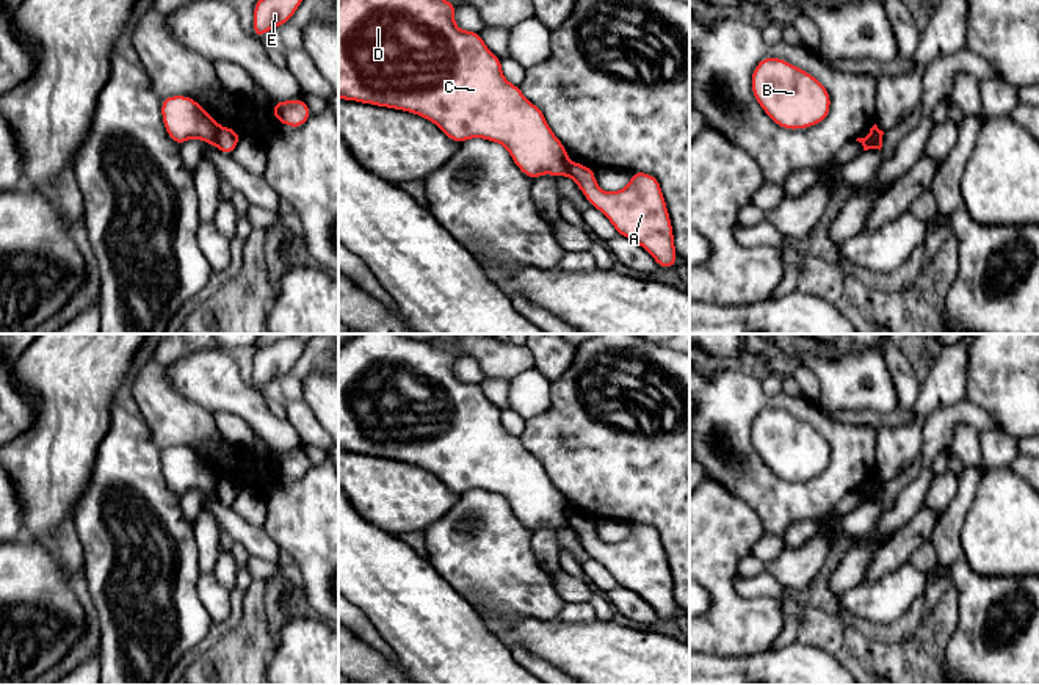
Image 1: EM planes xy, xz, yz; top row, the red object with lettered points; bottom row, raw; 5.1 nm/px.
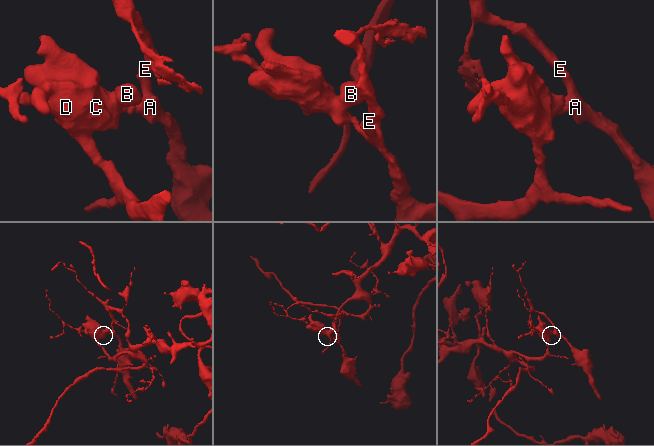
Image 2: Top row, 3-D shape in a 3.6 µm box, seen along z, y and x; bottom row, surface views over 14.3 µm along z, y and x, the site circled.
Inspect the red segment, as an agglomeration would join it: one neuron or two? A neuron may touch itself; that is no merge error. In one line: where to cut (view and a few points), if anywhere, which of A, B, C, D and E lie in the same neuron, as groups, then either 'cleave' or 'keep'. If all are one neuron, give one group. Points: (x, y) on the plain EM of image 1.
cut in xy along (220, 478), (213, 494); A E / B C D; cleave

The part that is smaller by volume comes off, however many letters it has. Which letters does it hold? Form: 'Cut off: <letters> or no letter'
Cut off: A, E

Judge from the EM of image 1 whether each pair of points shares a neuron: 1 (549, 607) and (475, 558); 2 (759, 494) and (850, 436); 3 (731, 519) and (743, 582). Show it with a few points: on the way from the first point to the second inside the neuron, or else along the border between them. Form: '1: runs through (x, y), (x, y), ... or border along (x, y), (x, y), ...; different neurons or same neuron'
1: runs through (530, 594), (510, 582), (494, 566); same neuron
2: runs through (787, 494), (815, 494), (845, 464); same neuron
3: border along (734, 574), (734, 588), (742, 596), (765, 596); different neurons

